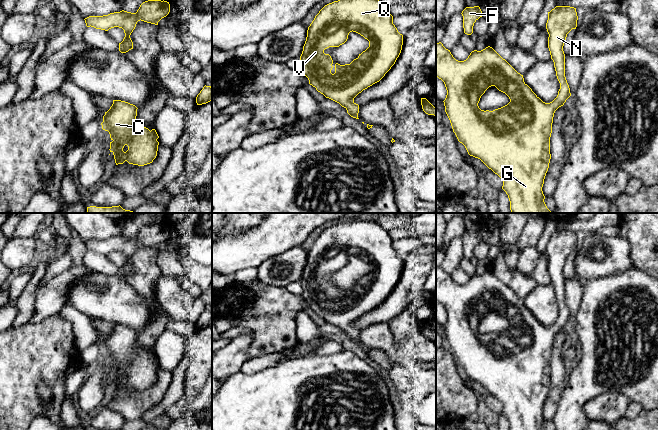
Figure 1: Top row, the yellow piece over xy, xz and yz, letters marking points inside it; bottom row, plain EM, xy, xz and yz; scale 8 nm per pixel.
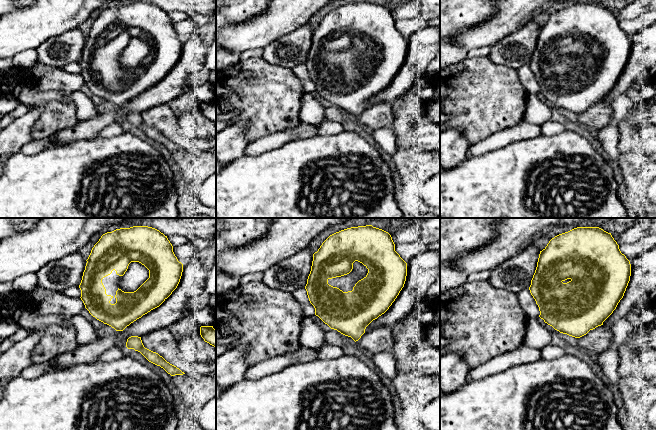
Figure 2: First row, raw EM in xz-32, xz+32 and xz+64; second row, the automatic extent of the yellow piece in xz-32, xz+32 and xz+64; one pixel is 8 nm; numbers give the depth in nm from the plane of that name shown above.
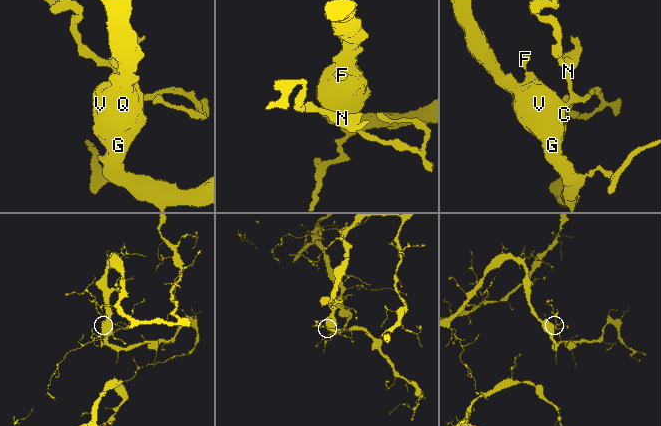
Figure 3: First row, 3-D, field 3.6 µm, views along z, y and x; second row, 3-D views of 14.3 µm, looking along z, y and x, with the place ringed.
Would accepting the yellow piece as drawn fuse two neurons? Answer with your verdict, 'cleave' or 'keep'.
keep

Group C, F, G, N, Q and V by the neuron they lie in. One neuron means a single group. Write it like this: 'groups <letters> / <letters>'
groups C F G N Q V

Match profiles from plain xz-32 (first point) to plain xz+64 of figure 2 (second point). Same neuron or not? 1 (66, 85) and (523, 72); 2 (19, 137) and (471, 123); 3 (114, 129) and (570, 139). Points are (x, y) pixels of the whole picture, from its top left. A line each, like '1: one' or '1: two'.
1: two
2: two
3: two

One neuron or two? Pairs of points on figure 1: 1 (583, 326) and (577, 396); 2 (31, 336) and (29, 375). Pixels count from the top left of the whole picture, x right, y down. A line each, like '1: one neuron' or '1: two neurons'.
1: one neuron
2: one neuron

